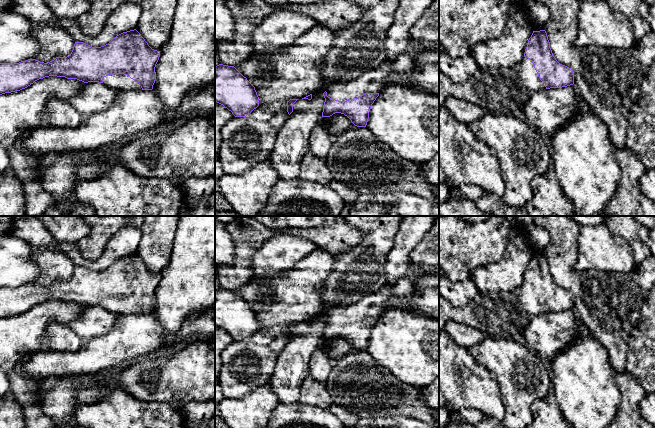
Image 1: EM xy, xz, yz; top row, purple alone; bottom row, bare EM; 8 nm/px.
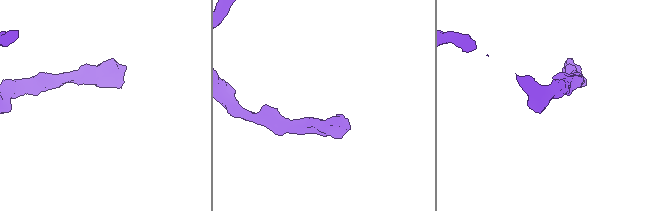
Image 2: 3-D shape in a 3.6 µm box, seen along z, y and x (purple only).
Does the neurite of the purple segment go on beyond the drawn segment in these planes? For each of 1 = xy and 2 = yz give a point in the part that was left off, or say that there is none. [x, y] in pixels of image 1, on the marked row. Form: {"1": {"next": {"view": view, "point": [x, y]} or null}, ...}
{"1": {"next": {"view": "xy", "point": [122, 82]}}, "2": {"next": {"view": "yz", "point": [525, 70]}}}

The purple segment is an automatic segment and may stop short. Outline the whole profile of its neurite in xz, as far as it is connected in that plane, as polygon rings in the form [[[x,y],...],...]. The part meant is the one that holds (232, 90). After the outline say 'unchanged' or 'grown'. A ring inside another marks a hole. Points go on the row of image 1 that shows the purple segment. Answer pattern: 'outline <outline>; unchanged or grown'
outline [[[215,66],[215,101],[235,117],[246,117],[259,106],[255,87],[234,66]]]; unchanged

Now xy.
outline [[[136,29],[117,35],[101,47],[75,42],[69,56],[56,57],[48,63],[35,59],[19,63],[0,63],[0,95],[20,91],[35,81],[49,76],[77,79],[84,83],[104,83],[112,89],[122,91],[152,90],[156,80],[155,67],[159,57],[160,51],[152,49]]]; grown

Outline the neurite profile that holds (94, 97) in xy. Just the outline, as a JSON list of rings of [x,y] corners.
[[[88,82],[84,83],[79,92],[70,97],[68,102],[84,118],[110,108],[118,91],[104,83]]]

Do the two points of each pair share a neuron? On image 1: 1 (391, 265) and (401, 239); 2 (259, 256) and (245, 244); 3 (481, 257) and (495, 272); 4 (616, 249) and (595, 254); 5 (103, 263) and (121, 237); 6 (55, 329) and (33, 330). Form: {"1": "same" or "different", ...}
{"1": "same", "2": "different", "3": "different", "4": "same", "5": "same", "6": "different"}

